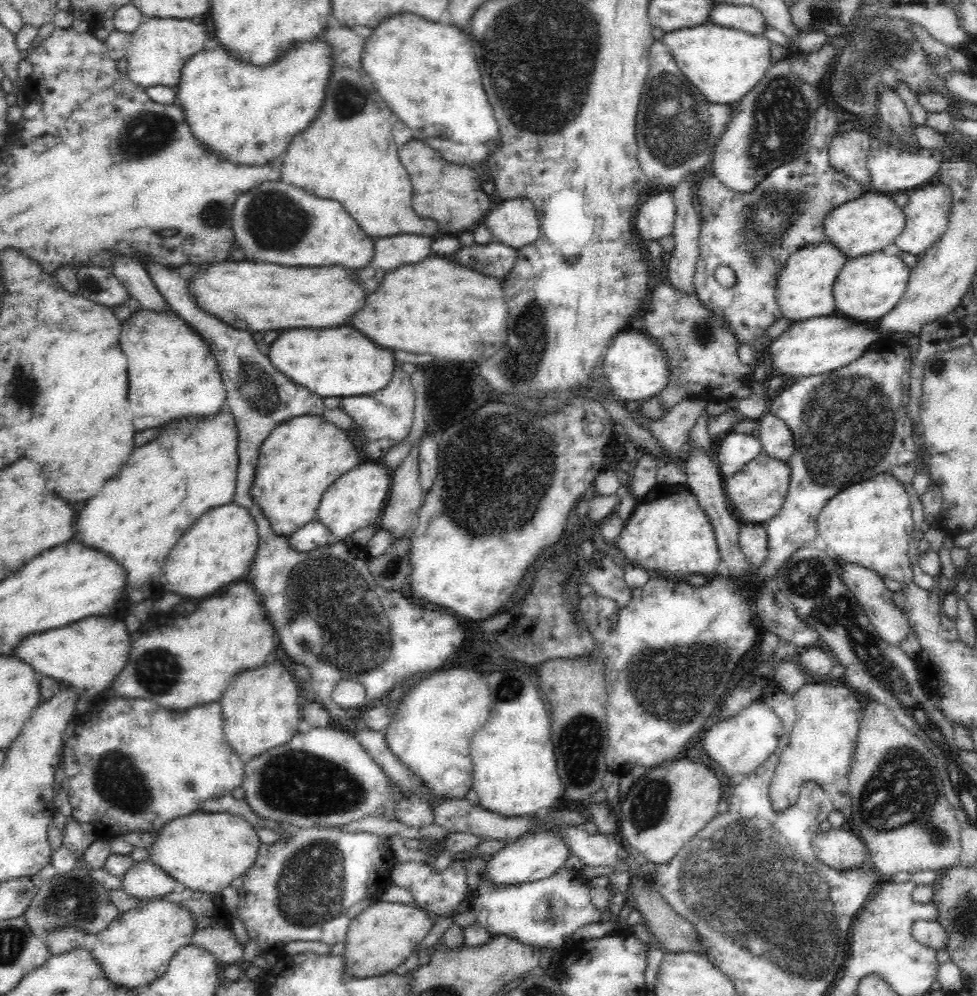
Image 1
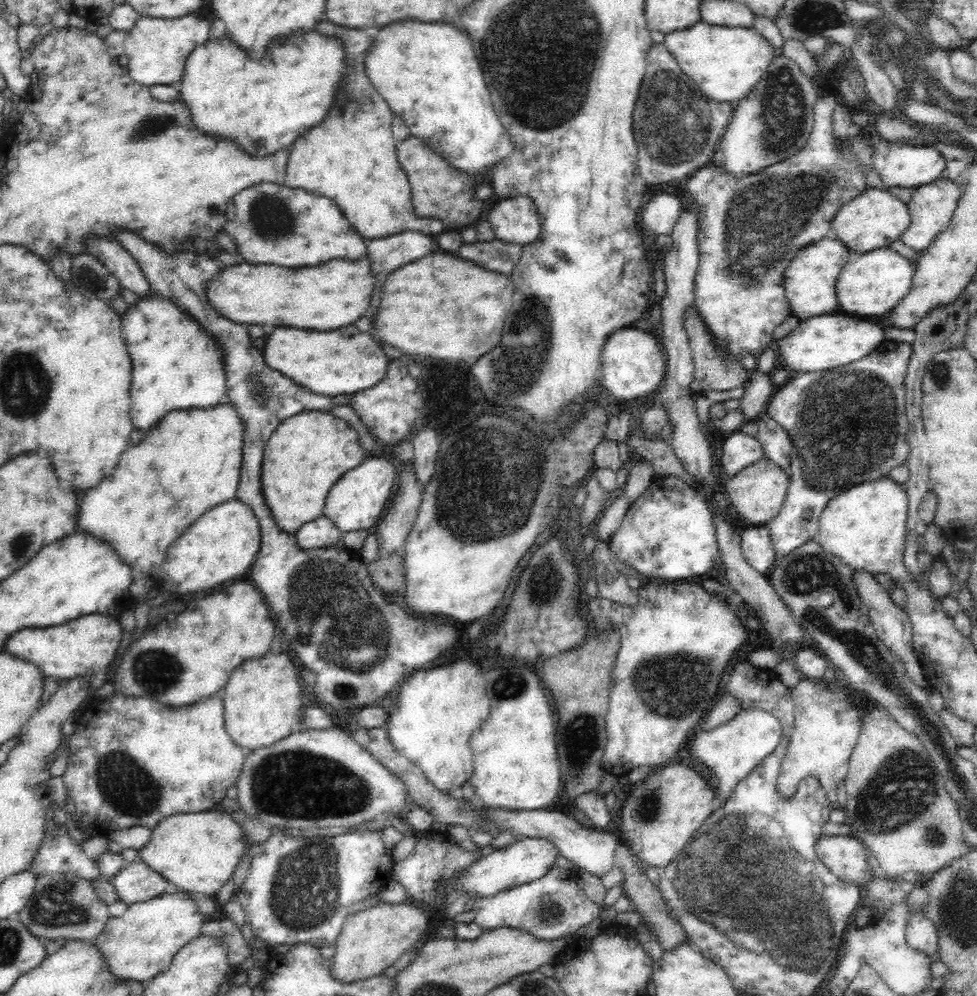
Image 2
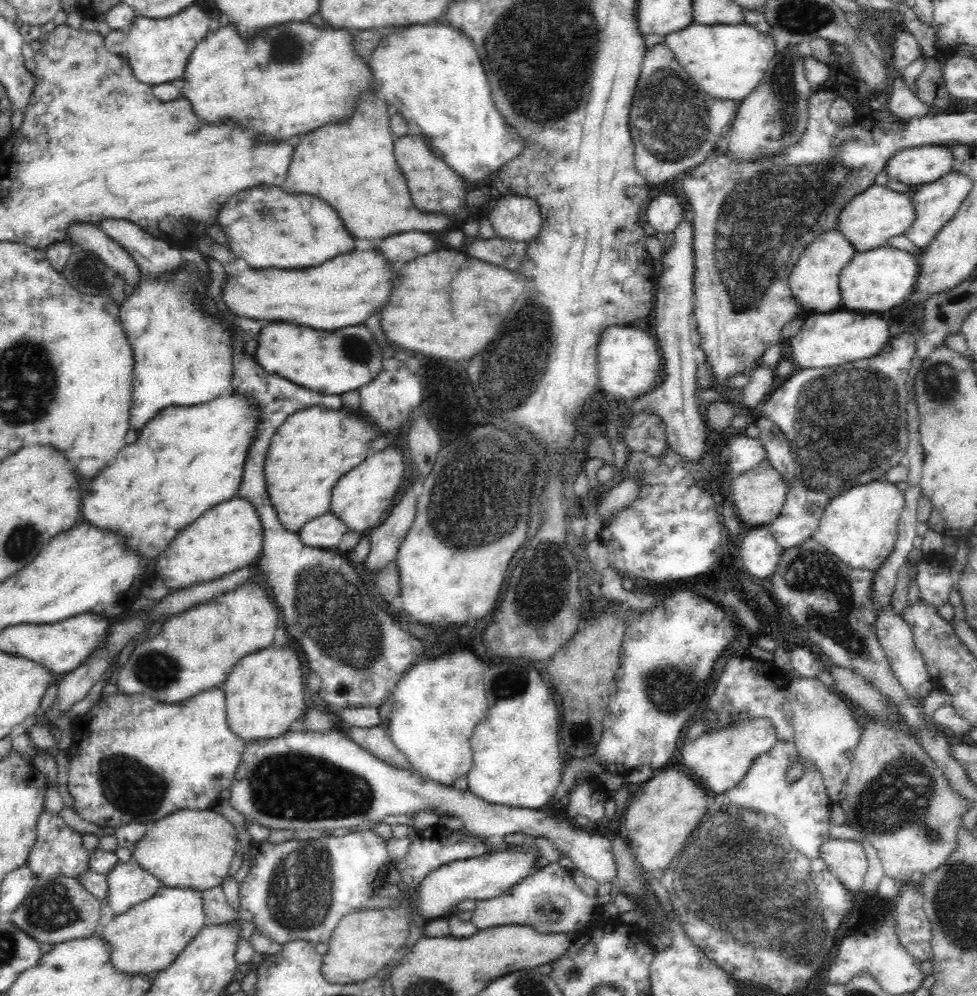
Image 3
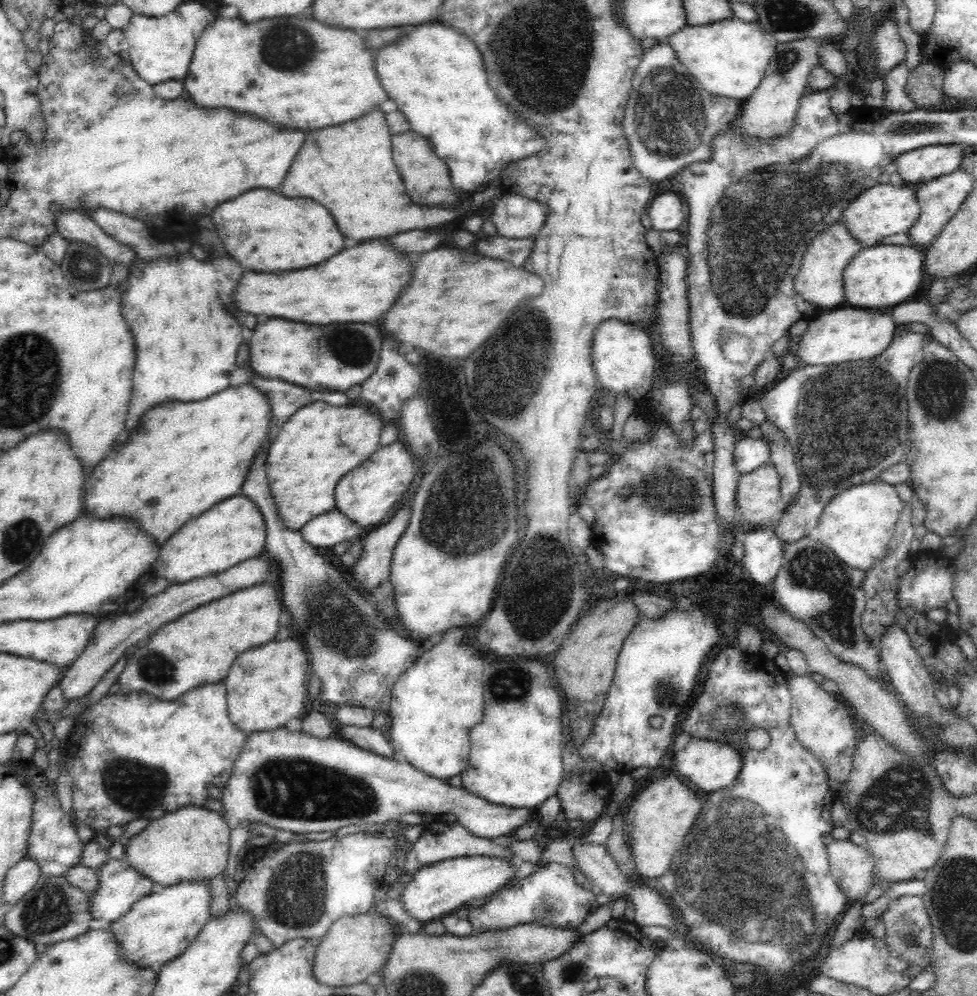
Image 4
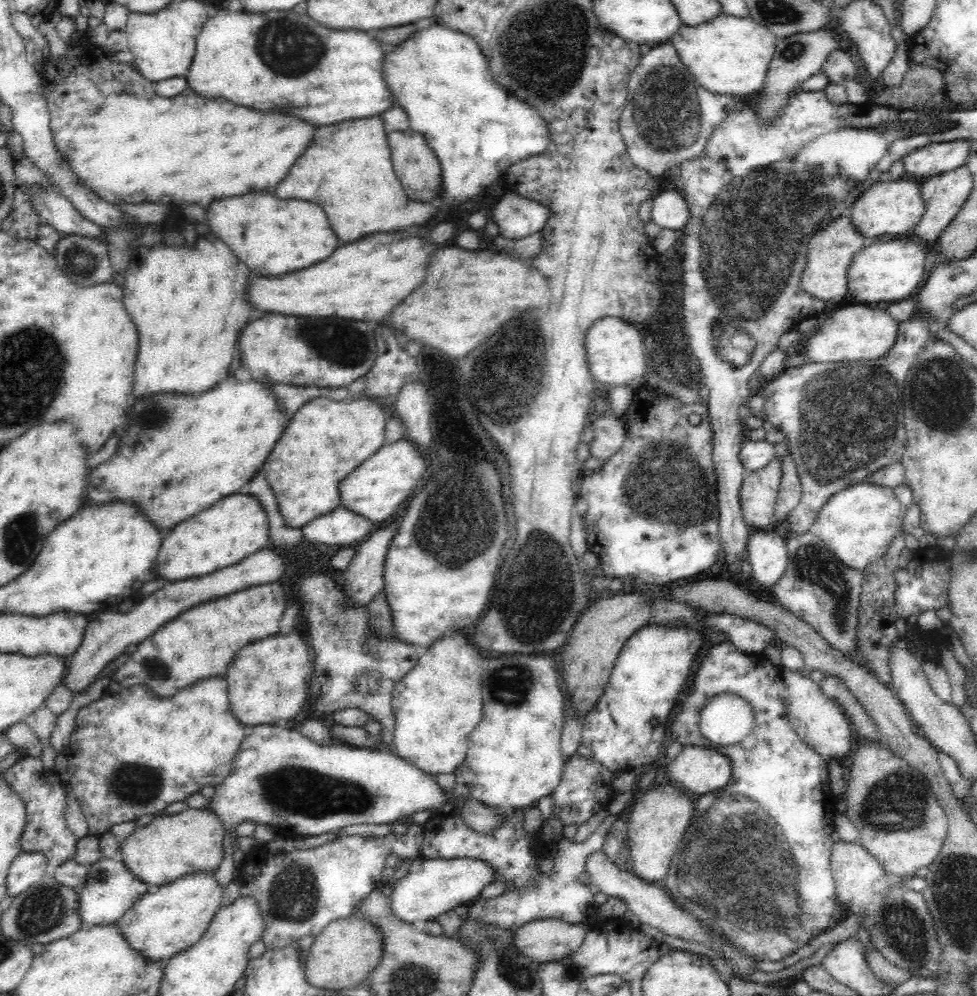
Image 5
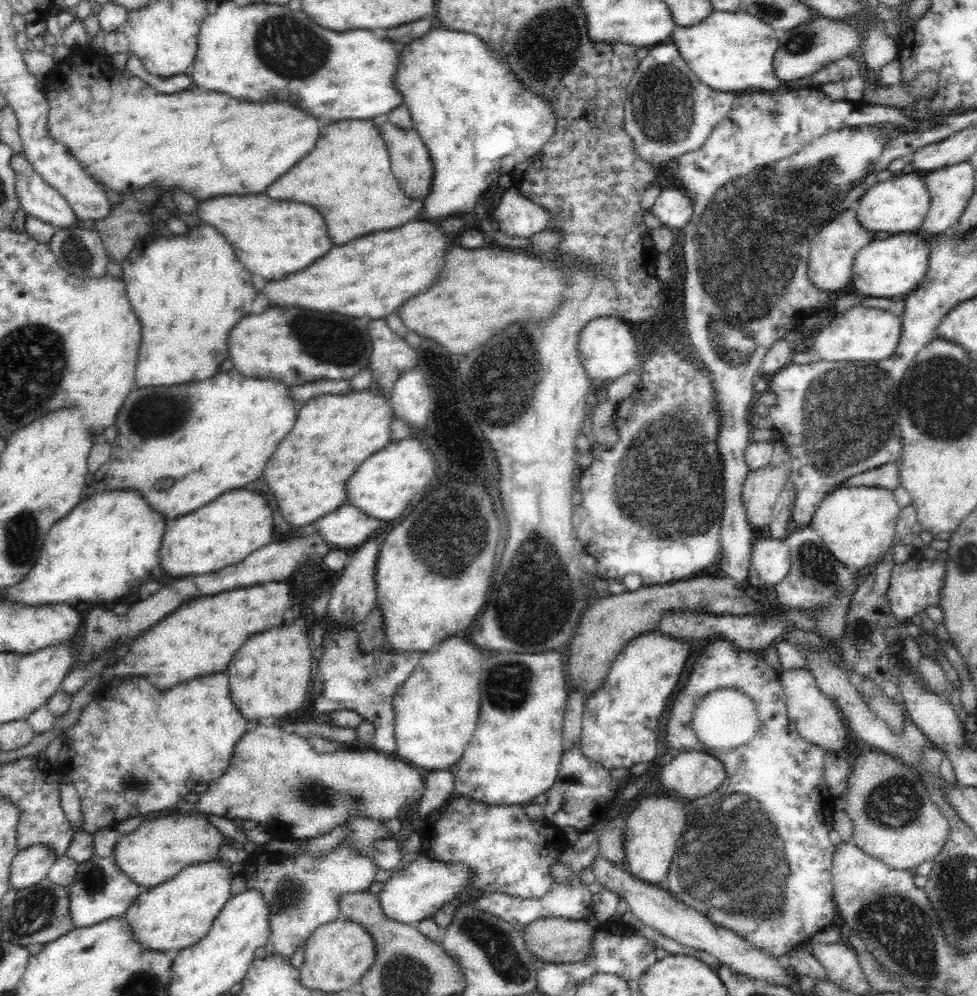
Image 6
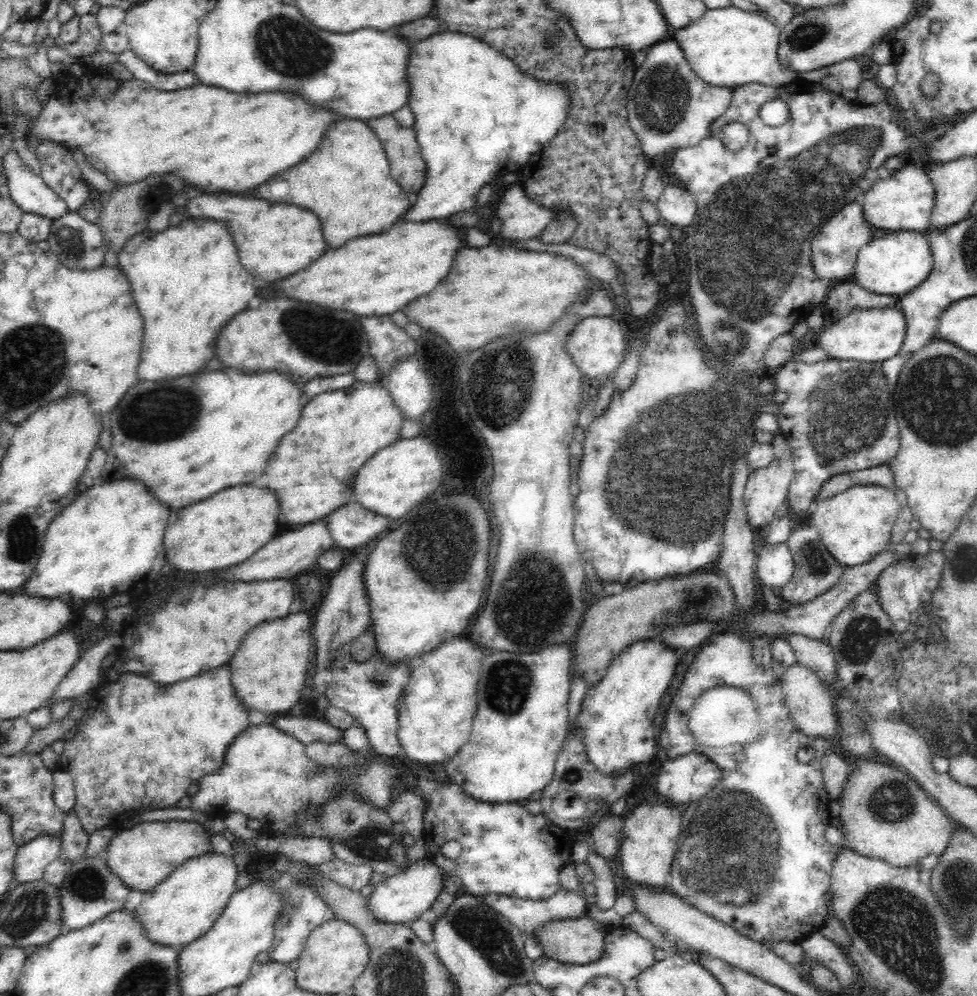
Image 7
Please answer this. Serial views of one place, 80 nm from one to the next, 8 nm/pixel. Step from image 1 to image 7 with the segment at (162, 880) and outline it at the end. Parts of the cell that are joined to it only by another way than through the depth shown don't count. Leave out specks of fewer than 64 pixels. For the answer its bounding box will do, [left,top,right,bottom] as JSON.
[54,856,131,931]

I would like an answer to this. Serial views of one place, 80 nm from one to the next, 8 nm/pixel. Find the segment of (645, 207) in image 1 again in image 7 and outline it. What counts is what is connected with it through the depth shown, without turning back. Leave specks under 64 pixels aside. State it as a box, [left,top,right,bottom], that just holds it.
[655,184,697,228]

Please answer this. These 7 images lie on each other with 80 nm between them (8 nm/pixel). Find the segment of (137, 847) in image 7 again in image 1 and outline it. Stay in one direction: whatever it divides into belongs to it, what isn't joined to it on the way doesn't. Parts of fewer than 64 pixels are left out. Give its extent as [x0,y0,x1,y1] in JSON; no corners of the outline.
[147,811,258,894]

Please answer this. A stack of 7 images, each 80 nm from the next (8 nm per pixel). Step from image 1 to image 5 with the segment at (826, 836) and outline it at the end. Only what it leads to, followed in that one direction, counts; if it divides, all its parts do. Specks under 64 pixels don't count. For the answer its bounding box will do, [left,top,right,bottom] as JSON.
[831,840,942,978]

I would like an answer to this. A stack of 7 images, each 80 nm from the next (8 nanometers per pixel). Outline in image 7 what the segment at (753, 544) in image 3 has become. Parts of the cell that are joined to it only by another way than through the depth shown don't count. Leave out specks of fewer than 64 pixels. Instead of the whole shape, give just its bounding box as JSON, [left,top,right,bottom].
[755,543,794,587]

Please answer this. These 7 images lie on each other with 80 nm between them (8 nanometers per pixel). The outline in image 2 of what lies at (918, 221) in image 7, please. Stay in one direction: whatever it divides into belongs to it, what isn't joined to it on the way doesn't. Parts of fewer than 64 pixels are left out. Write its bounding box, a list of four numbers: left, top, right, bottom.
[832,188,912,253]

